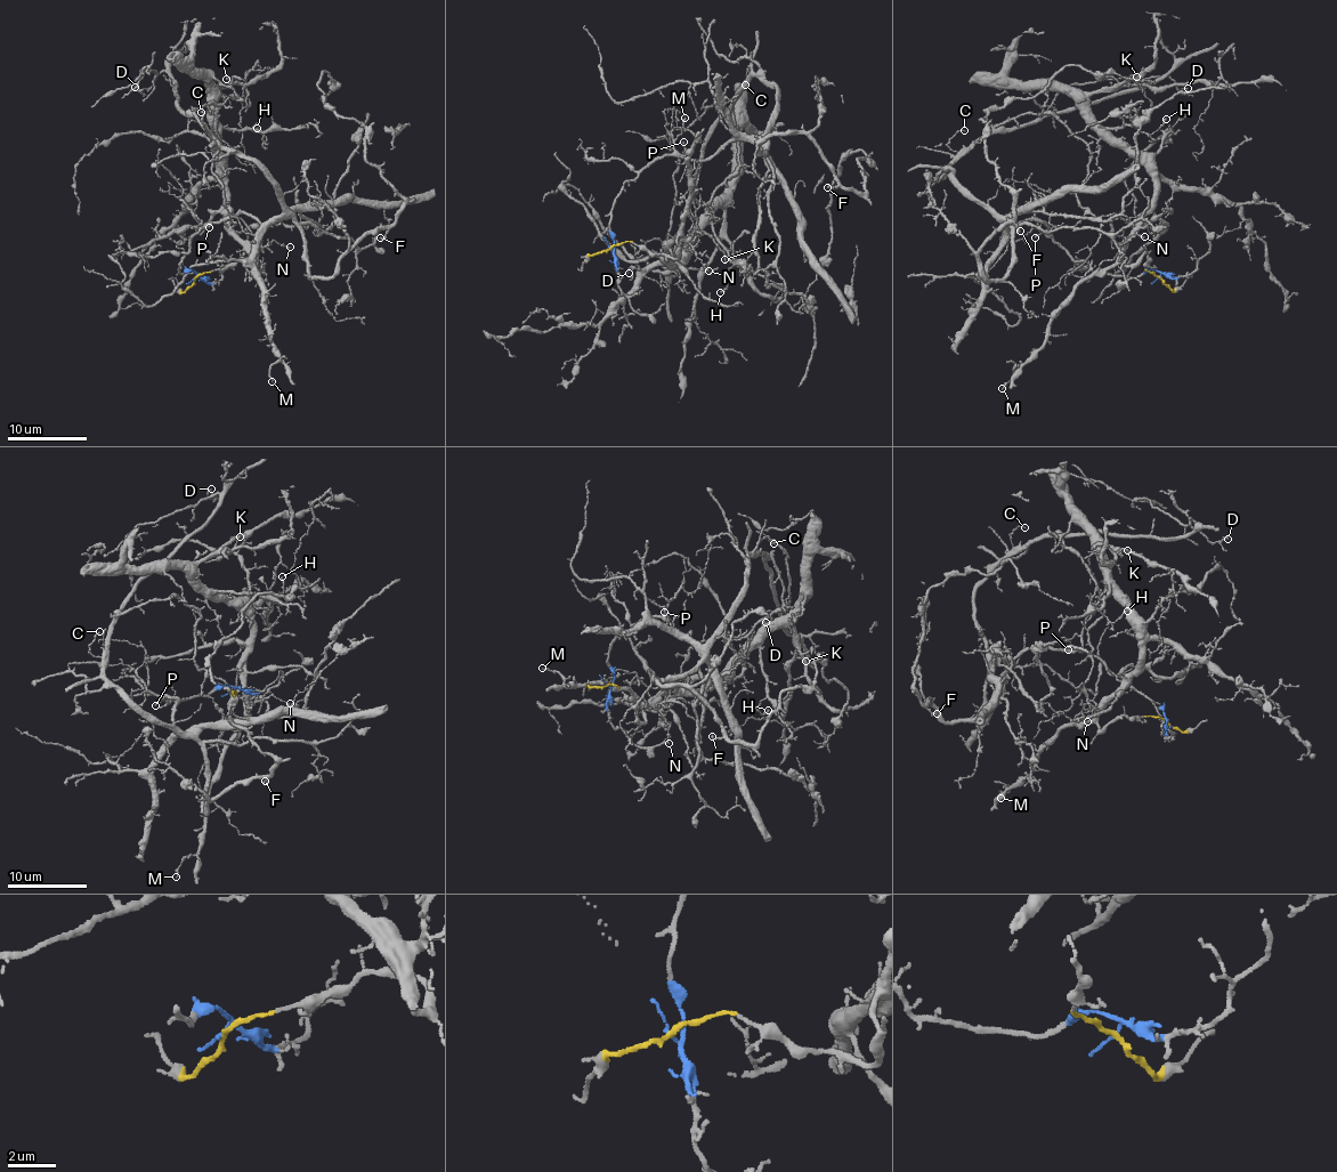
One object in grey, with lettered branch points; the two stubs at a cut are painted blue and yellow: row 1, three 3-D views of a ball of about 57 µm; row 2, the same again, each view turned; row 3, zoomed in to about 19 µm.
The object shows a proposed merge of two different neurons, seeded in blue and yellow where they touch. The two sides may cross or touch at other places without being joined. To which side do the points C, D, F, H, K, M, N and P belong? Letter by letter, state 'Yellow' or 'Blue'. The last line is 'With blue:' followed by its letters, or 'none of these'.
C: Blue
D: Blue
F: Blue
H: Yellow
K: Yellow
M: Yellow
N: Yellow
P: Blue
With blue: C, D, F, P

